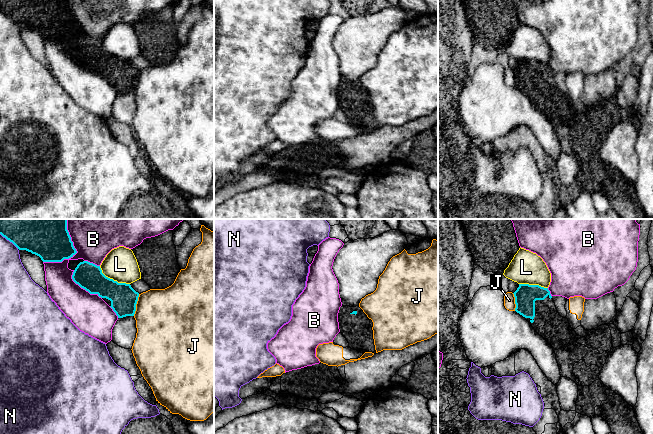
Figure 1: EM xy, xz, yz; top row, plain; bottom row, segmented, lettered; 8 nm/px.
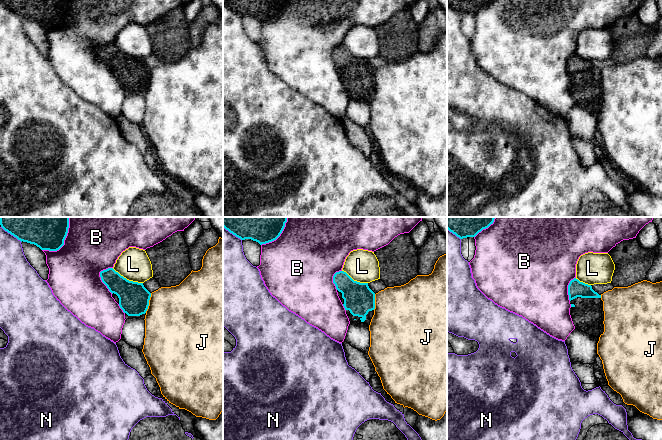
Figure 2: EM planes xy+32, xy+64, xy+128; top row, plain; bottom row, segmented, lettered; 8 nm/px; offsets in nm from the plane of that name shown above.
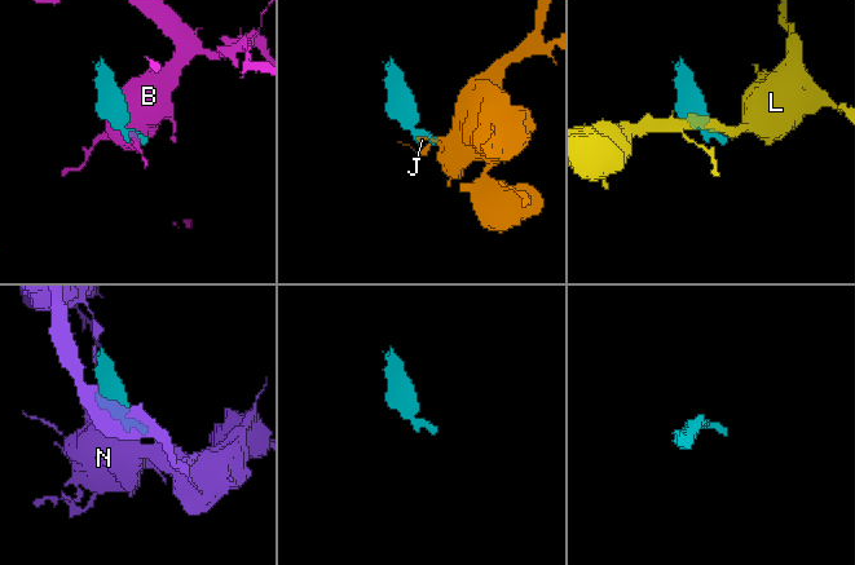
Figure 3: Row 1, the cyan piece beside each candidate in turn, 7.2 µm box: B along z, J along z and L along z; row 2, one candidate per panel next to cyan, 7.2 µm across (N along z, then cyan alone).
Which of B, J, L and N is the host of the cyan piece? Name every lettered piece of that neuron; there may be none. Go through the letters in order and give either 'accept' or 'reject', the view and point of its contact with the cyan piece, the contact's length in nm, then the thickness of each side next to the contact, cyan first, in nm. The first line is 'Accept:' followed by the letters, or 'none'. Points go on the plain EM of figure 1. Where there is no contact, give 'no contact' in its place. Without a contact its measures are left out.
Accept: none
B: reject | xy (73, 30) | 360 nm | 300/300 nm
J: reject | xy (135, 81) | 180 nm | 220/460 nm
L: reject | xy (112, 55) | 280 nm | 220/280 nm
N: reject | xy (9, 16) | 200 nm | 260/200 nm

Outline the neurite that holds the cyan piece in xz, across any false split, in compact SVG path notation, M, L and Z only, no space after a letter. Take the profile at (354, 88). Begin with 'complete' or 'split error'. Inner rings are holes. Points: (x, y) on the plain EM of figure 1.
split error | M341 82L338 89L340 109L351 125L376 129L370 96L359 83Z

